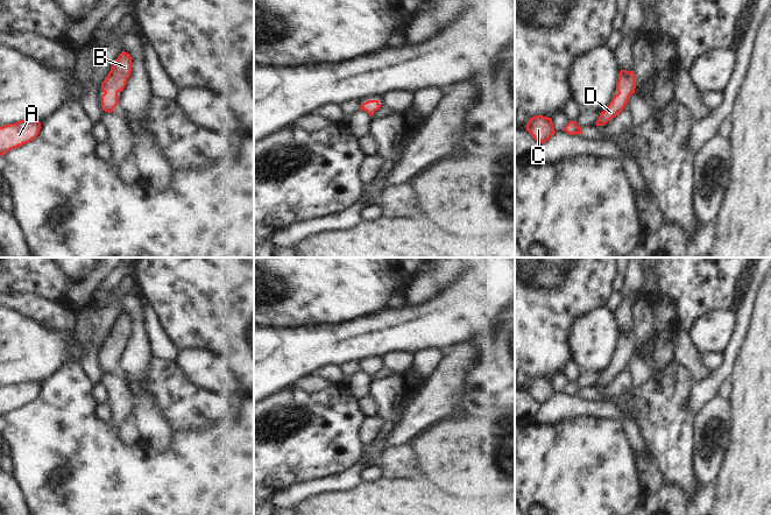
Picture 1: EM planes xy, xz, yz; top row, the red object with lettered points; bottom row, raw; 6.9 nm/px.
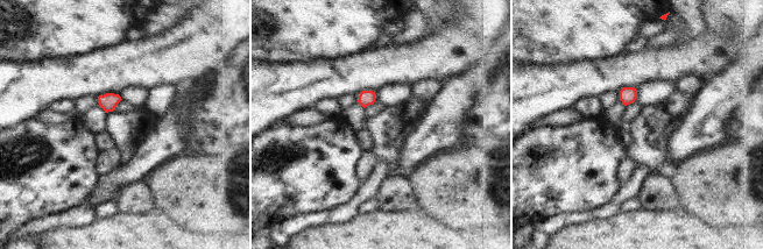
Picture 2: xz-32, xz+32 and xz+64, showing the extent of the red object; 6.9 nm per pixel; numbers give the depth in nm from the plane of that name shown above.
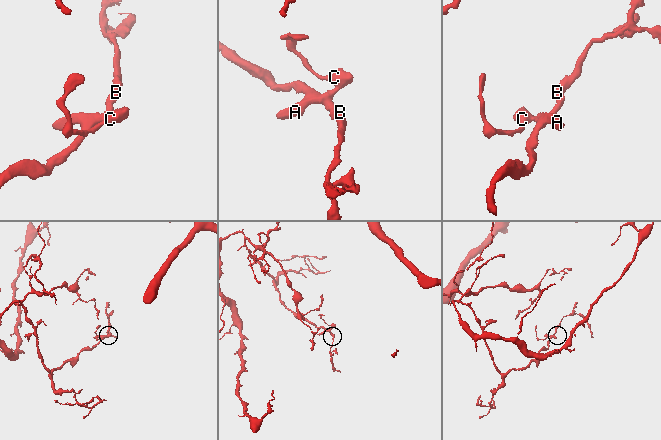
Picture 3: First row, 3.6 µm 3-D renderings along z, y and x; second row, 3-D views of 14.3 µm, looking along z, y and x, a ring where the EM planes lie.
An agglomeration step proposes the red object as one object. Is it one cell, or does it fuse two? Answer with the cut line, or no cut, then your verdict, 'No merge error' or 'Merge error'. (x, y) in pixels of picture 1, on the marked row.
No split. No merge error.

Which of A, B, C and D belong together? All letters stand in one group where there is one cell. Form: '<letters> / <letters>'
A B C D

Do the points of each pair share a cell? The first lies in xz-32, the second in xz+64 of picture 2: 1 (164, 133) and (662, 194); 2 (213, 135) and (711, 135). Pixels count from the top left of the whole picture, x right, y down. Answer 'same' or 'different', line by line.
1: different
2: different

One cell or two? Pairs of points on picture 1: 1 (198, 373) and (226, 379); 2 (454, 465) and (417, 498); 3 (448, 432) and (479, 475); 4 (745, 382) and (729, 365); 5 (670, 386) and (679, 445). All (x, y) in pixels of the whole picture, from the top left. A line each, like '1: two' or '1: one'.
1: one
2: two
3: one
4: two
5: one

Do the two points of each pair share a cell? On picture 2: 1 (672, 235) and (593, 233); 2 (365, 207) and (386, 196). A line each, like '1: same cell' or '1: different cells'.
1: same cell
2: different cells

